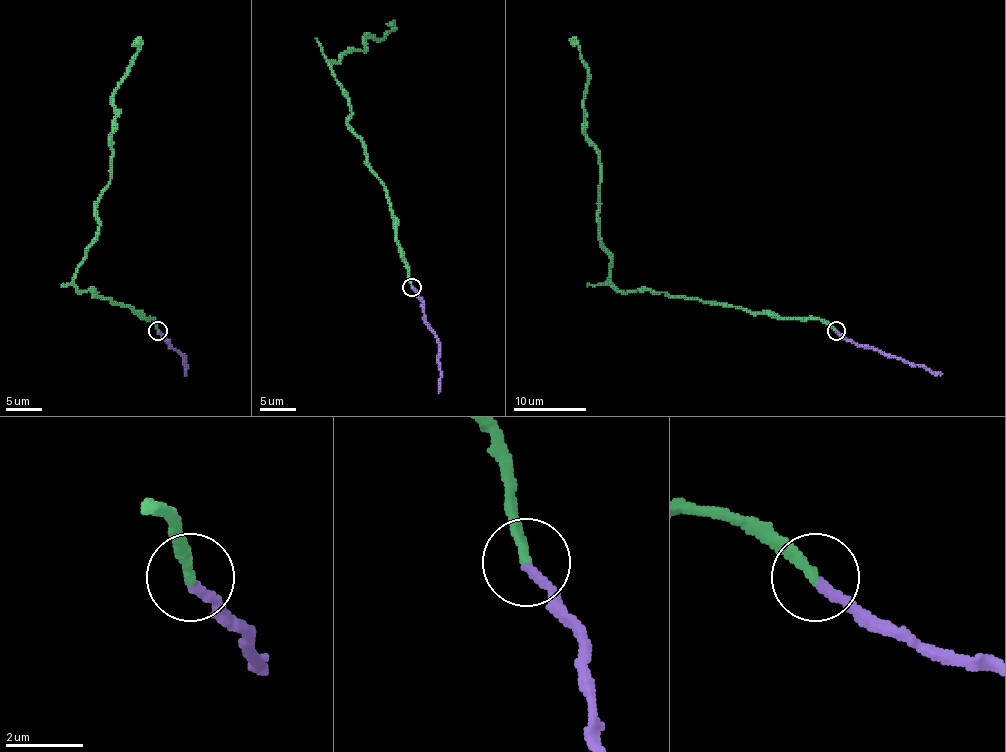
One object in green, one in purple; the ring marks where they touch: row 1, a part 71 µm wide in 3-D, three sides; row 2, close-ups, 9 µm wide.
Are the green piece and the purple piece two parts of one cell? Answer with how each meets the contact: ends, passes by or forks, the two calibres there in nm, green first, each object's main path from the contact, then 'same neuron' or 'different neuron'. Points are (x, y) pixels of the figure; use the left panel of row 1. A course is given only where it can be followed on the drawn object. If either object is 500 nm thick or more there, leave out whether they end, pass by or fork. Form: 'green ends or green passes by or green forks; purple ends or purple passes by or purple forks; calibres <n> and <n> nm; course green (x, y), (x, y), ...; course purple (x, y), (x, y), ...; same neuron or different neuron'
green ends; purple ends; calibres 280 and 240 nm; course green (157, 330), (153, 319), (96, 290), (79, 292), (74, 281), (110, 180), (114, 91), (141, 44), (132, 46); course purple (157, 332), (182, 357), (186, 364), (184, 373); same neuron

